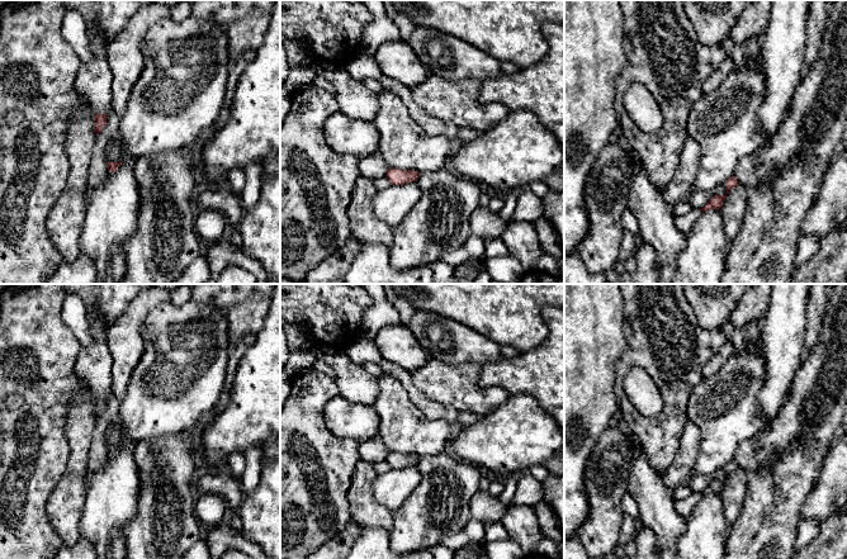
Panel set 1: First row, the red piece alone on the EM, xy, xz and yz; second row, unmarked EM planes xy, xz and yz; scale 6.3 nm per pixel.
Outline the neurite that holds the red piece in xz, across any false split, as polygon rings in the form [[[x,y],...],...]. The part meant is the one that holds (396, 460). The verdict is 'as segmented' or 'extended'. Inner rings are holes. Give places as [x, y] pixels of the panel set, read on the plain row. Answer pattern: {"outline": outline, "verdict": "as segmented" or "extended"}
{"outline": [[[389,451],[385,461],[389,464],[391,469],[403,469],[411,465],[417,465],[420,458],[415,454],[399,454],[394,451]]], "verdict": "as segmented"}

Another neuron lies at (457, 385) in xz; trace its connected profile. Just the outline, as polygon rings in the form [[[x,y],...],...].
[[[430,359],[410,375],[415,387],[430,399],[451,406],[458,412],[469,411],[483,417],[505,403],[510,394],[503,388],[481,387],[481,370],[477,363],[449,365]]]

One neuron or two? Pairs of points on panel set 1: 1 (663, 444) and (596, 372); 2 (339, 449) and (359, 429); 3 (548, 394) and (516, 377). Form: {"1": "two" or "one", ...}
{"1": "two", "2": "two", "3": "one"}

